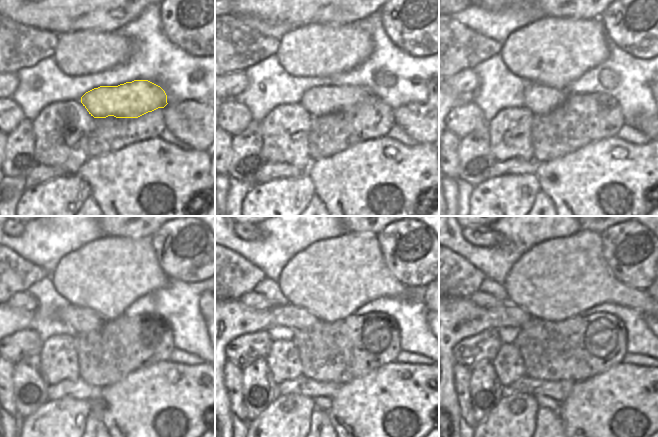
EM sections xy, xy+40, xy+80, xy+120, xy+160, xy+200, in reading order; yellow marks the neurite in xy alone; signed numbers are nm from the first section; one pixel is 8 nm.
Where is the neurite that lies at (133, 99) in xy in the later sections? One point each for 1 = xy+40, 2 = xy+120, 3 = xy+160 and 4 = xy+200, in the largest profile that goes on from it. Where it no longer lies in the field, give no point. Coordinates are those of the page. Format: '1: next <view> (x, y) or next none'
1: next xy+40 (320, 100)
2: next xy+120 (81, 320)
3: next xy+160 (235, 319)
4: next xy+200 (459, 318)

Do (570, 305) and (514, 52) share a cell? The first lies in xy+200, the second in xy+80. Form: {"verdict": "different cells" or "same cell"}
{"verdict": "same cell"}

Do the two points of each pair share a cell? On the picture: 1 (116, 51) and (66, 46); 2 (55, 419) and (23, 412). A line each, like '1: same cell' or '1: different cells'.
1: same cell
2: different cells

